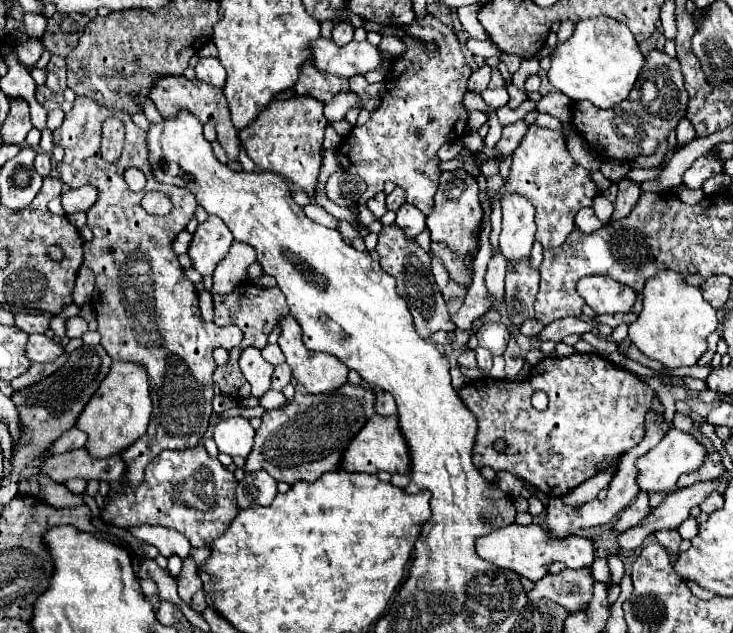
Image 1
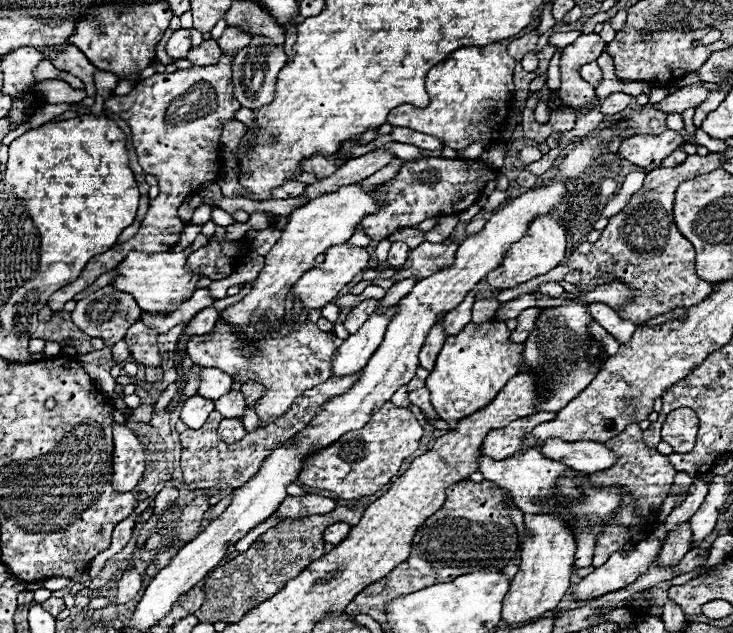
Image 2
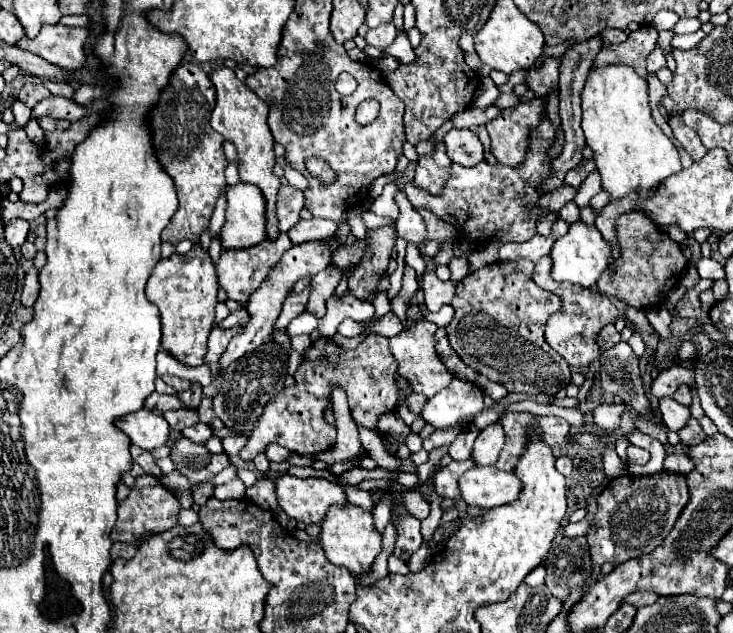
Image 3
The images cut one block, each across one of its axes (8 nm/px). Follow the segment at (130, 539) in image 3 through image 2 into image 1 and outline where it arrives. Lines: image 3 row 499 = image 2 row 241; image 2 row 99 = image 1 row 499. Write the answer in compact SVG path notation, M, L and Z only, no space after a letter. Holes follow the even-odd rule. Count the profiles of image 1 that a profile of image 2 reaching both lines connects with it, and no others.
M198 444L196 448L186 448L186 450L164 450L152 464L146 466L146 478L144 482L134 490L130 486L126 486L126 482L122 480L122 492L116 494L114 490L110 490L110 498L106 502L106 510L102 510L102 518L106 522L112 522L116 526L142 526L142 524L158 524L158 526L166 526L166 528L174 528L178 532L182 532L190 544L194 548L208 548L212 550L212 542L216 538L220 538L224 534L224 530L228 530L230 522L236 518L238 514L238 504L236 504L236 478L232 472L228 472L220 460L208 456L206 448L202 444Z

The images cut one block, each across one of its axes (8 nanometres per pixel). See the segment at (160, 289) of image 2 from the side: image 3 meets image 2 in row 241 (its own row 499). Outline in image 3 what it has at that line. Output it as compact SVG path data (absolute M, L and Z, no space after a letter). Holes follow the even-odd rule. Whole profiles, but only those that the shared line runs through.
M196 484L196 486L192 486L192 492L194 492L194 500L196 500L196 504L198 506L202 506L200 504L200 500L208 500L210 496L212 496L212 490L214 490L214 484Z

